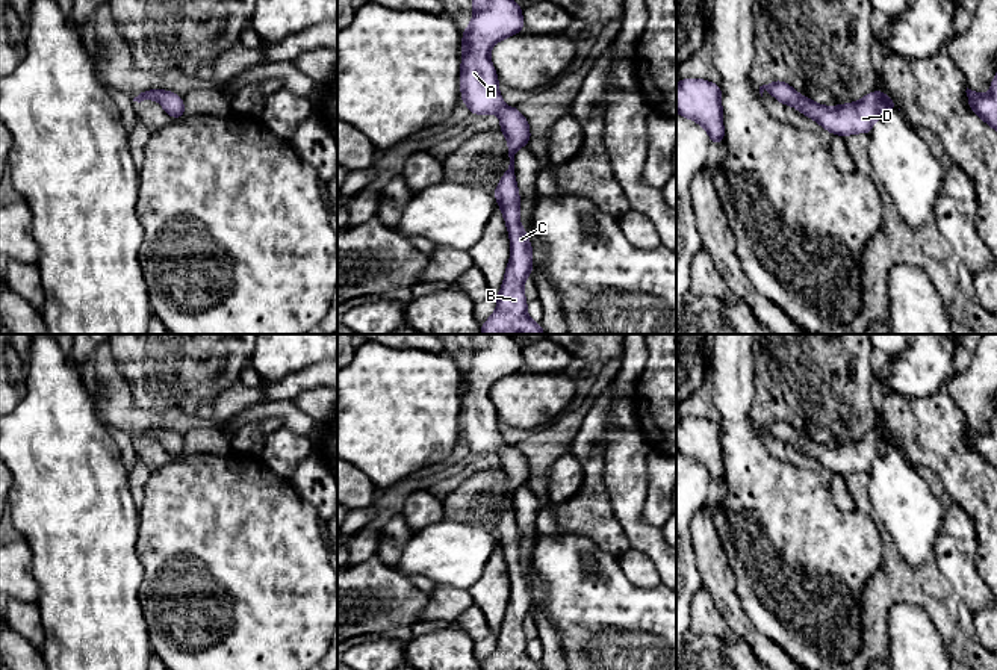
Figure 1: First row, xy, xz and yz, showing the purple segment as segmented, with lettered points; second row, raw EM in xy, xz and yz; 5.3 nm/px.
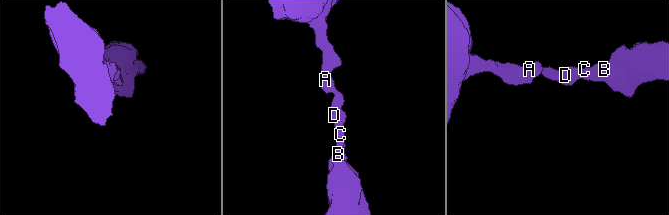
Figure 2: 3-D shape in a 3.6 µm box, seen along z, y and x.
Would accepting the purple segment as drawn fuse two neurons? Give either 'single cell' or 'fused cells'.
single cell

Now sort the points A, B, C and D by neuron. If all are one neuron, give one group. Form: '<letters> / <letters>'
A B C D

